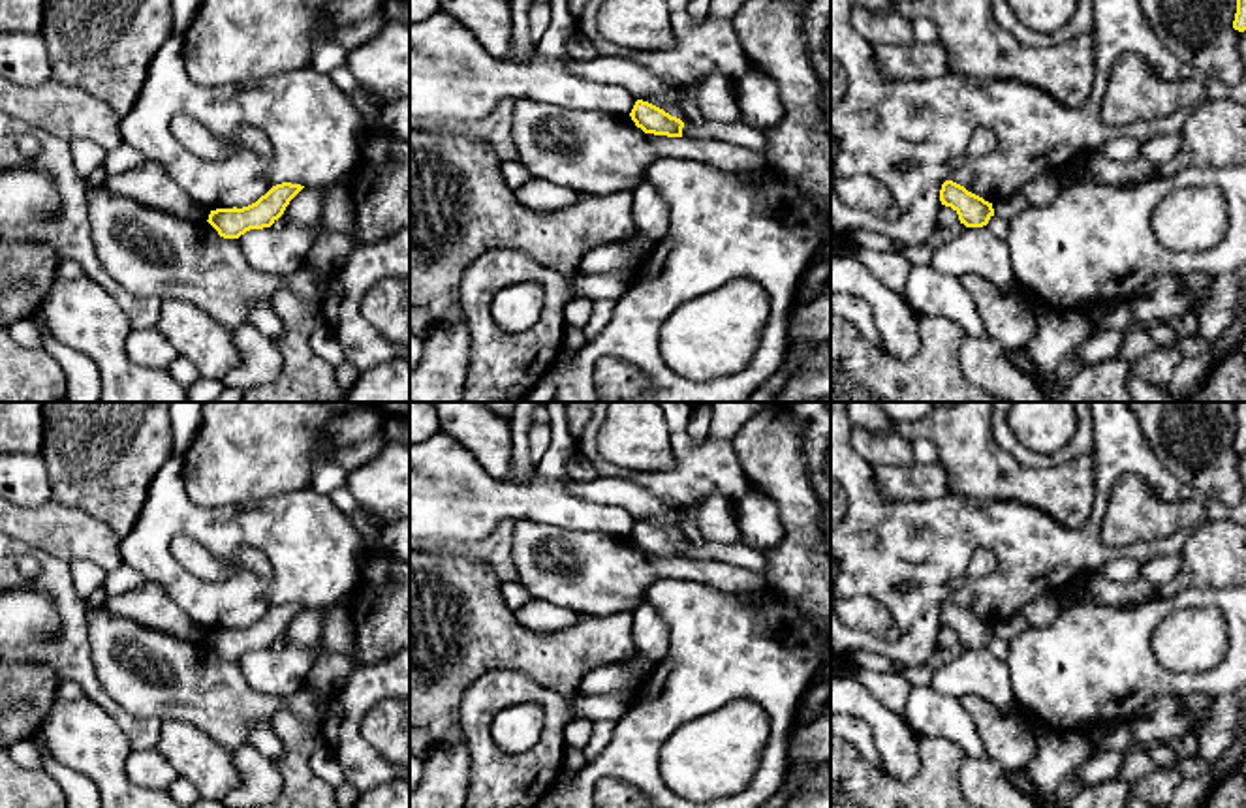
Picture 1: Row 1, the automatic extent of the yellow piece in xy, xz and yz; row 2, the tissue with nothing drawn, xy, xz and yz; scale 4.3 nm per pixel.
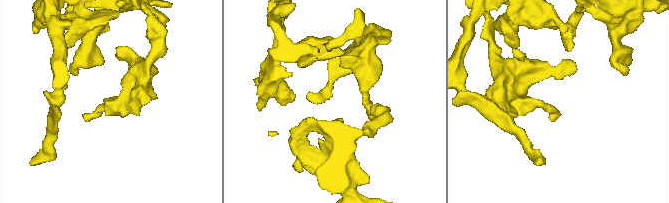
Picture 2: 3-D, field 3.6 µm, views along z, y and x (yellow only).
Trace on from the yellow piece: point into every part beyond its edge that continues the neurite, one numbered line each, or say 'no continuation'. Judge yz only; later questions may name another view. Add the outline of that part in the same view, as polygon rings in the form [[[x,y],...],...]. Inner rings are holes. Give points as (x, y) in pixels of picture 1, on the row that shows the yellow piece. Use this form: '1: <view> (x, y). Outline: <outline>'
no continuation

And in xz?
no continuation

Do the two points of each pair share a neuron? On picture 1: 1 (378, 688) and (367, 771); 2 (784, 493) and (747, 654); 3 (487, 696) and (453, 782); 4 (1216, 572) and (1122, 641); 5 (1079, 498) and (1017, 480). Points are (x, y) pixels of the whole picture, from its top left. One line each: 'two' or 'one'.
1: one
2: two
3: two
4: two
5: one

